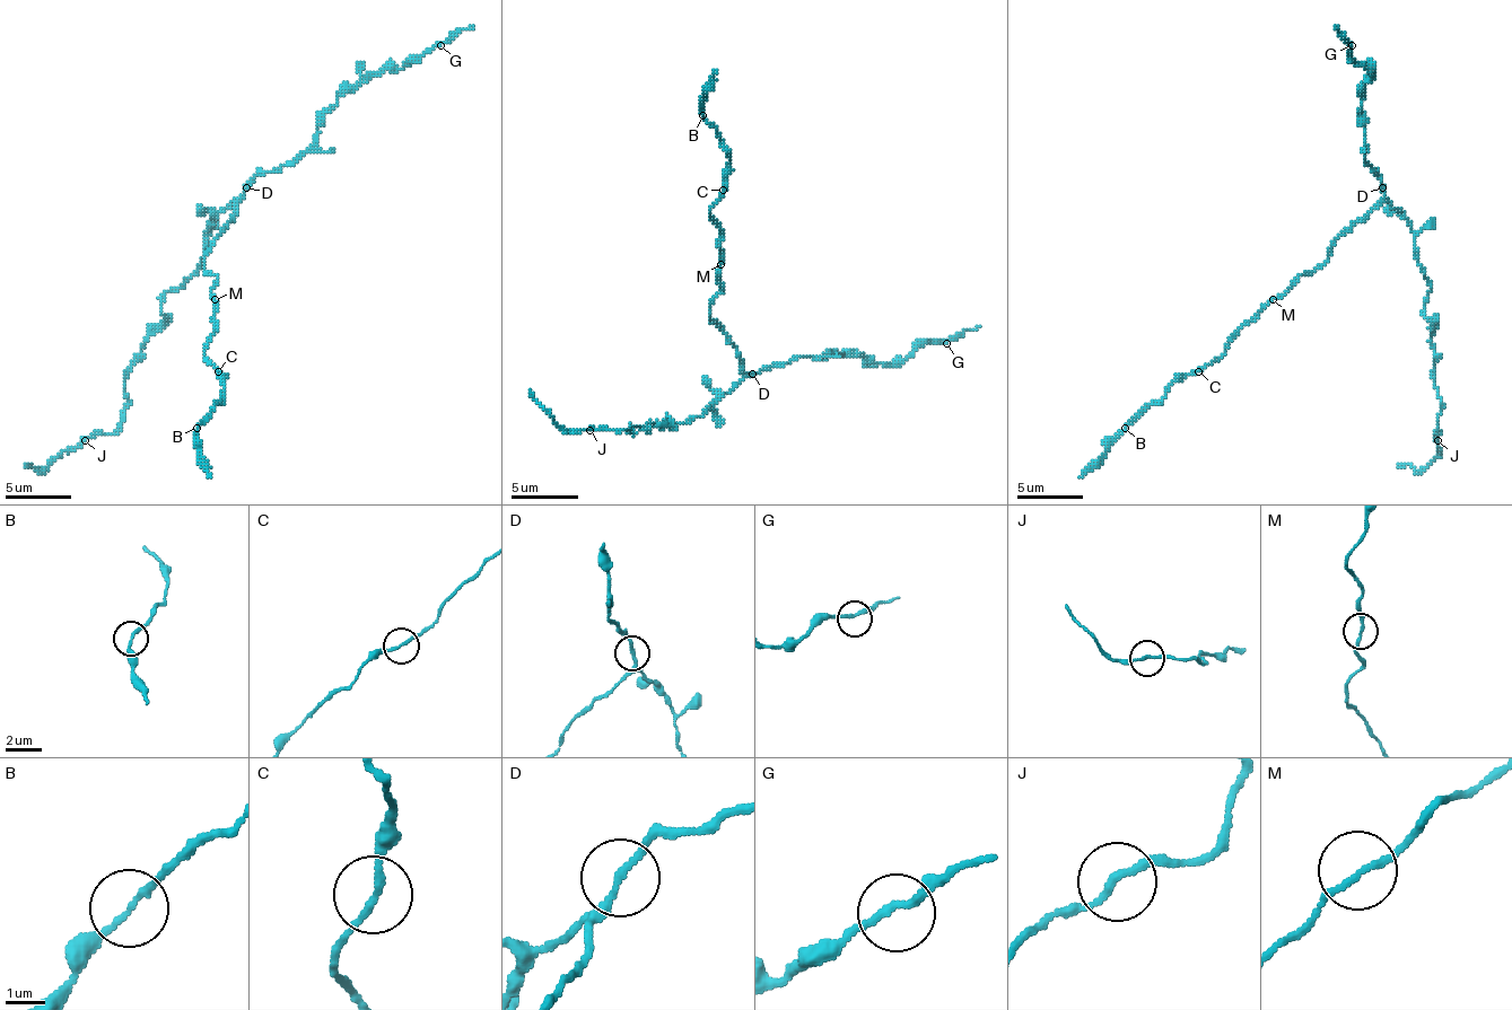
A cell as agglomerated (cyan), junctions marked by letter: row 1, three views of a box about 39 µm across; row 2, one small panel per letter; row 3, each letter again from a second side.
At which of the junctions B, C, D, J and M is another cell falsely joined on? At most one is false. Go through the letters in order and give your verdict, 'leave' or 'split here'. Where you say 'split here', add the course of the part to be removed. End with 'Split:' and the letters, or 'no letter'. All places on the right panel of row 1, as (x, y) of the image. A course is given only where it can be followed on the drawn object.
B: leave
C: leave
D: leave
J: leave
M: leave
Split: no letter

